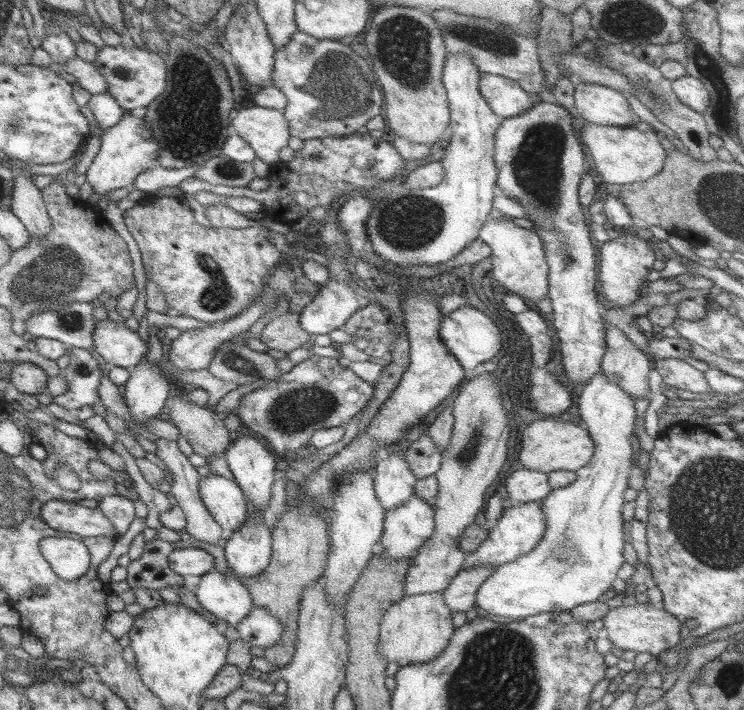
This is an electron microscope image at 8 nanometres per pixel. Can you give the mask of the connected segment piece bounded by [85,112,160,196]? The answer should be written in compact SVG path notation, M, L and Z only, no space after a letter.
M126 112L120 122L102 133L99 139L100 150L85 172L85 182L100 196L106 196L118 188L130 188L134 179L149 168L152 162L157 162L160 155L160 144L152 138L139 112Z

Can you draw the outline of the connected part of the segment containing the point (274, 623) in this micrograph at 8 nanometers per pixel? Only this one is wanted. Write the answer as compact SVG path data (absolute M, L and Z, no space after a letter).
M257 607L252 608L236 628L240 639L264 649L276 645L276 641L280 641L284 633L284 626L276 616Z

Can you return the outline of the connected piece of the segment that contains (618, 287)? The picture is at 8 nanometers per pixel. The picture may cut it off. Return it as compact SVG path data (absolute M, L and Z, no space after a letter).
M628 229L628 235L604 243L598 252L598 258L600 296L606 297L614 307L626 307L643 296L649 282L648 275L653 271L656 259L656 253L647 241L640 239L635 231Z

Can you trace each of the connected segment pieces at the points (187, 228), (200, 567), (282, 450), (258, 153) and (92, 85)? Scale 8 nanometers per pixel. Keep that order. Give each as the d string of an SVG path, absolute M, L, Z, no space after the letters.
M168 196L157 197L148 204L136 204L123 214L124 223L141 252L146 274L164 293L167 306L177 311L179 316L196 318L200 322L227 322L254 302L267 277L276 268L281 257L280 251L276 249L272 237L266 231L267 222L239 229L212 228L200 225L194 217L194 213L182 197Z
M189 545L182 549L174 549L168 555L168 562L172 572L176 572L180 576L192 574L192 576L201 577L215 568L214 557L211 554L204 549Z
M312 355L278 379L244 395L235 410L244 431L264 438L270 452L286 458L290 452L301 453L316 430L347 425L355 414L364 410L372 395L373 383L341 366L338 358Z
M246 106L238 110L238 114L230 120L229 136L240 137L254 149L256 158L271 165L280 161L280 150L288 146L290 134L288 133L287 123L282 111L258 106Z
M73 58L65 64L50 64L49 68L54 72L63 71L72 74L78 84L92 95L108 93L106 80L103 80L102 74L92 63L85 62L80 58Z

